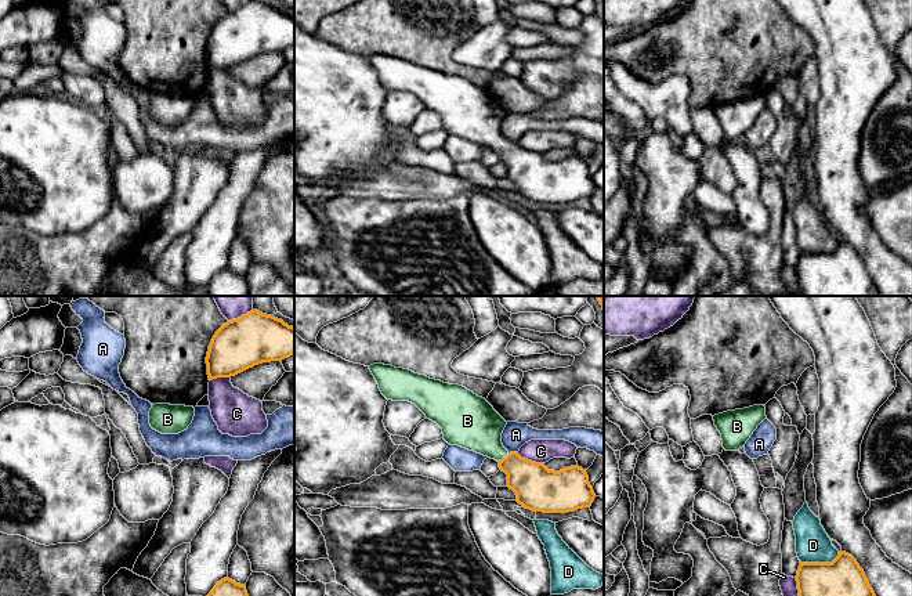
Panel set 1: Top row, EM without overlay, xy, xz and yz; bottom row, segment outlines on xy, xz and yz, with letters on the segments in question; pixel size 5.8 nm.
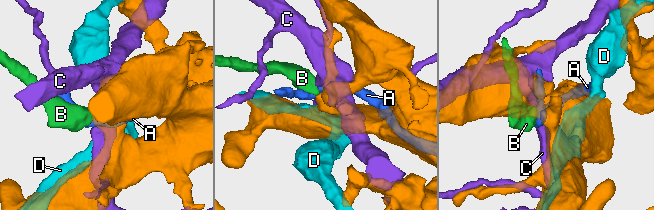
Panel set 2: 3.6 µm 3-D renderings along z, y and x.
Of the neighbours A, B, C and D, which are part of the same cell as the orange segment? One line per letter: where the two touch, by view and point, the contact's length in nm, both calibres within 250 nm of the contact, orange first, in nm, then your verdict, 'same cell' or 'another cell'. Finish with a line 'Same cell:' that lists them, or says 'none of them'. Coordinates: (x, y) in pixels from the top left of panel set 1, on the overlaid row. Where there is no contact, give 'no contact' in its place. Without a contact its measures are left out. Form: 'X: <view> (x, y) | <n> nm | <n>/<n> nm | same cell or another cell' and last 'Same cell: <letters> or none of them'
A: xz (511, 452) | 50 nm | 260/150 nm | another cell
B: xz (503, 458) | 80 nm | 240/280 nm | same cell
C: xz (529, 461) | 180 nm | 260/140 nm | another cell
D: yz (820, 563) | 240 nm | 220/200 nm | another cell
Same cell: B

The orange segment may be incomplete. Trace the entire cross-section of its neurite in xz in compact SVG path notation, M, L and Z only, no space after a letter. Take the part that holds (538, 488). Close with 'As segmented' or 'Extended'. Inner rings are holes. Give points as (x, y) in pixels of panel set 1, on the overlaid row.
M373 364L369 369L387 400L415 404L427 419L442 429L444 440L448 444L459 445L497 460L500 470L507 474L507 487L515 492L517 502L525 509L543 513L568 513L591 506L596 494L589 483L586 470L579 466L571 466L554 472L549 470L544 463L528 460L517 452L509 452L502 444L502 433L507 422L485 398L478 397L463 386L430 379L409 369L384 364Z. Extended

